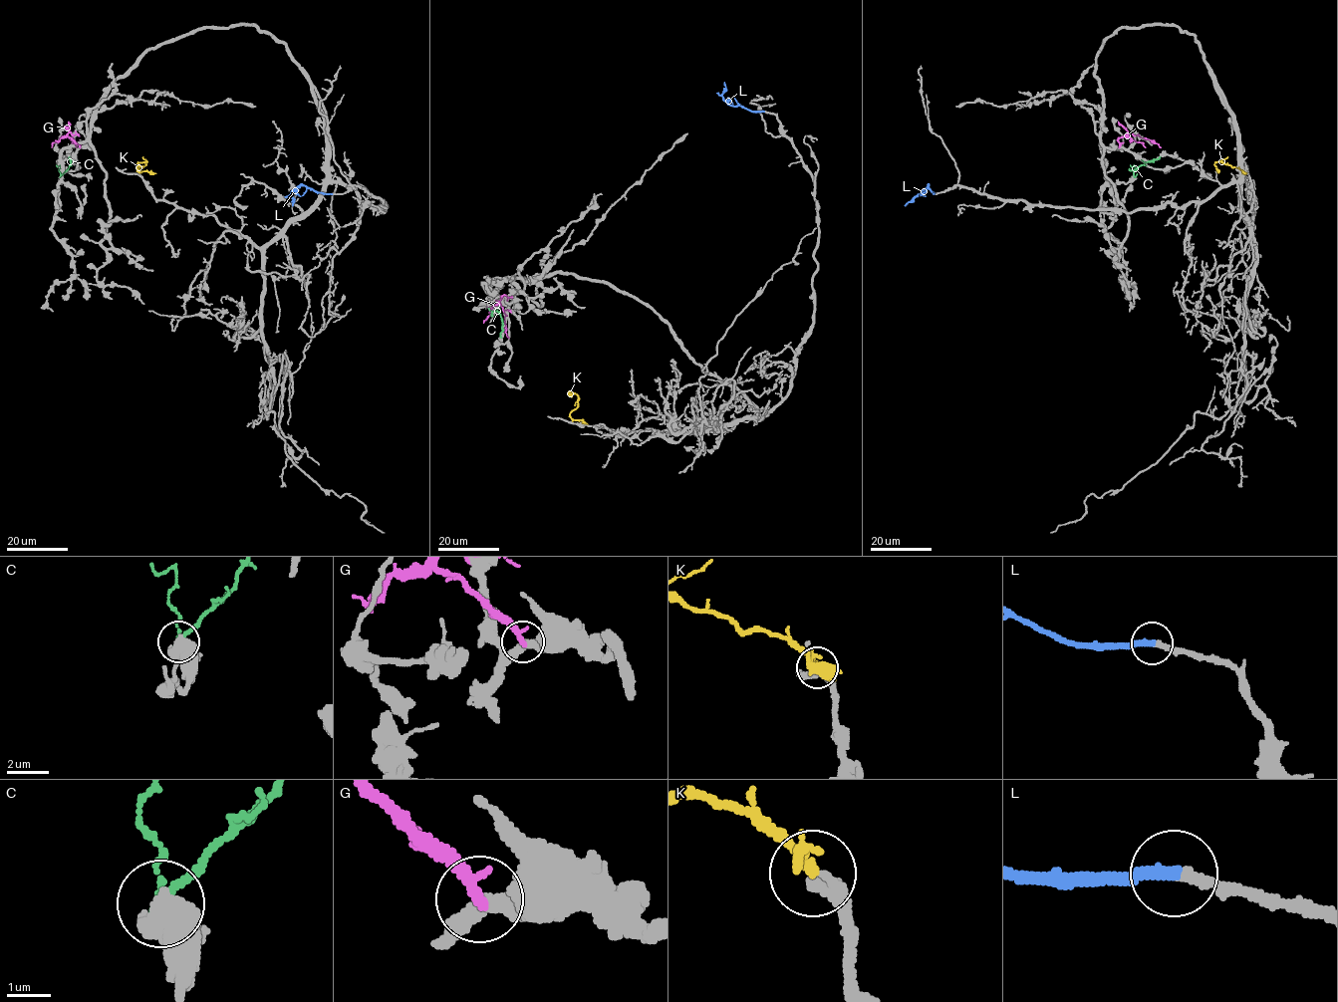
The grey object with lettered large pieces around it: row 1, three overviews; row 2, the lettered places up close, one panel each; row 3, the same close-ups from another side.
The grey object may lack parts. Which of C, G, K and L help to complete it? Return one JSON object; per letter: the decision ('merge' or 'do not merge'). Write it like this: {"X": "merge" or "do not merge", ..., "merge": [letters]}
{"C": "do not merge", "G": "do not merge", "K": "merge", "L": "merge", "merge": ["K", "L"]}

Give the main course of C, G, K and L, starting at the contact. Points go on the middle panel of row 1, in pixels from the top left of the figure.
C: (492, 312), (500, 314), (501, 337)
G: (512, 297), (504, 295), (499, 303), (505, 315), (509, 338)
K: (572, 420), (570, 413), (578, 405), (574, 392), (568, 392), (572, 395)
L: (764, 112), (730, 105), (721, 95), (724, 82)

